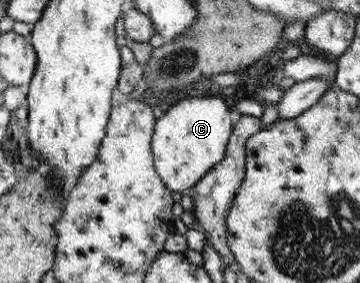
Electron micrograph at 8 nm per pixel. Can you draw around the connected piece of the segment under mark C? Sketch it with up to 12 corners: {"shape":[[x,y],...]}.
{"shape":[[214,94],[171,105],[152,150],[189,193],[221,163],[232,112]]}

